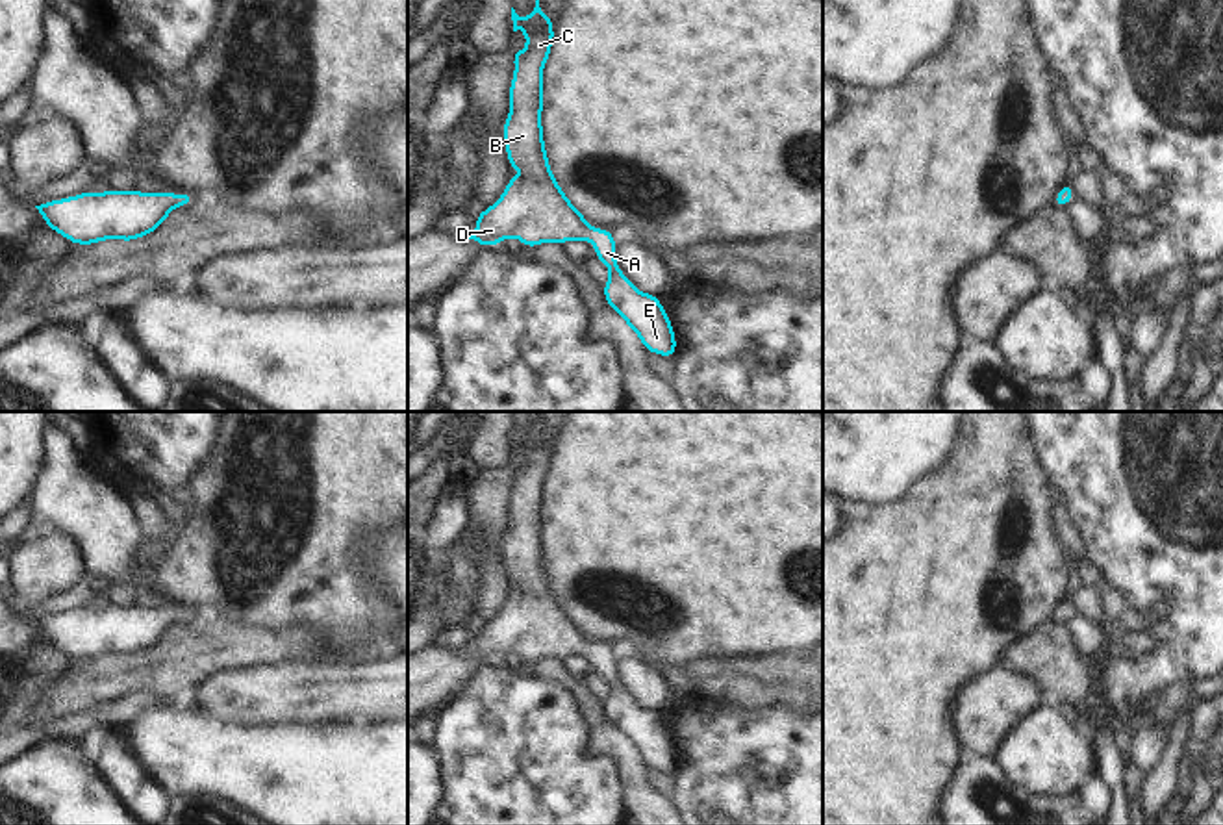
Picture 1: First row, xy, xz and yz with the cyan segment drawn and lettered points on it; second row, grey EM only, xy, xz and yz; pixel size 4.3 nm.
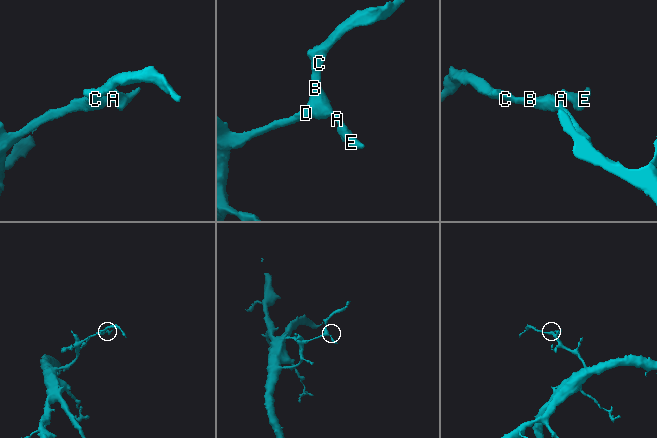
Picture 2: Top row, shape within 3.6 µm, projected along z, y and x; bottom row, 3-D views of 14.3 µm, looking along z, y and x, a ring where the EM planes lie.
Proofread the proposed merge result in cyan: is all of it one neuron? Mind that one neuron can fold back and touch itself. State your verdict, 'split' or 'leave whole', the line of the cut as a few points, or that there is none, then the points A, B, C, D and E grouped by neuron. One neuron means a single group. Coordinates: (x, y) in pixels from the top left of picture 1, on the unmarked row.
leave whole; cut none; groups A B C D E

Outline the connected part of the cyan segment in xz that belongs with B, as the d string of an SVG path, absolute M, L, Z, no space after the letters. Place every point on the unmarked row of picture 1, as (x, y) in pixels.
M539 412L536 415L536 423L532 428L528 428L526 434L521 434L515 425L511 423L511 436L513 436L513 447L523 445L524 454L526 454L526 463L524 465L515 465L513 467L513 493L511 501L508 506L508 517L510 517L510 530L504 534L504 564L508 569L508 578L510 584L521 584L524 590L523 591L511 591L508 595L506 604L502 606L500 614L485 623L482 628L476 630L476 647L465 647L460 649L465 654L474 654L480 662L489 662L489 660L500 660L504 658L506 653L515 653L523 660L534 664L541 658L567 658L567 656L580 656L586 654L595 662L597 675L604 679L610 686L610 693L604 699L604 716L608 721L617 727L623 736L636 747L639 756L643 758L647 768L654 768L658 771L669 771L673 773L676 768L676 751L673 745L673 740L669 736L669 730L662 717L658 716L656 710L643 708L639 706L621 686L615 675L615 653L610 645L604 643L591 643L589 638L586 636L584 628L565 612L563 604L556 597L550 580L548 580L548 571L545 565L545 554L543 554L543 484L547 480L547 475L550 471L552 456L554 456L554 441L552 434L545 430L539 423Z

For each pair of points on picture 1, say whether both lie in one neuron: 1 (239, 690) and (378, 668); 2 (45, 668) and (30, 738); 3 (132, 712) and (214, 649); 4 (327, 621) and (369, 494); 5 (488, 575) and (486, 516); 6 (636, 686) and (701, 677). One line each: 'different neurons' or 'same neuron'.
1: same neuron
2: different neurons
3: different neurons
4: same neuron
5: same neuron
6: different neurons

